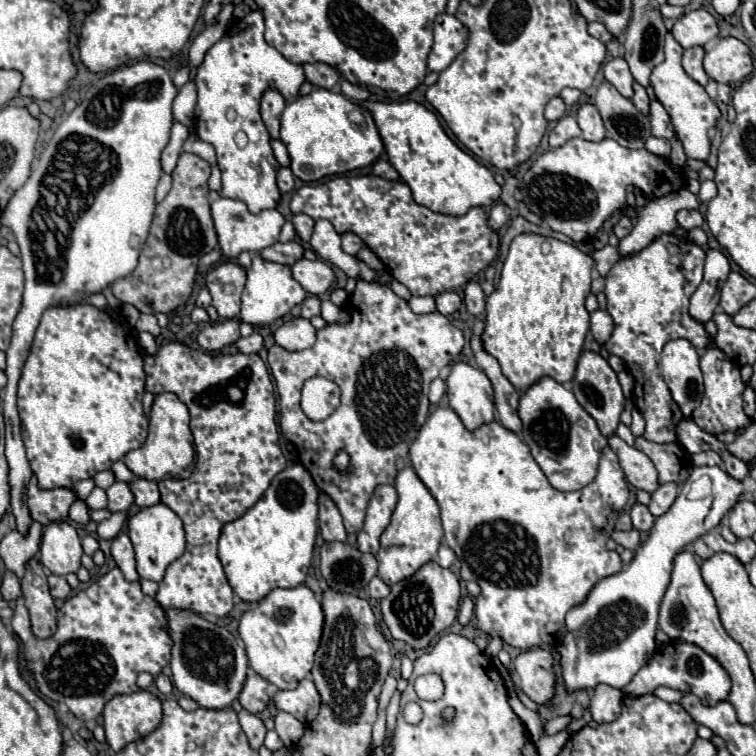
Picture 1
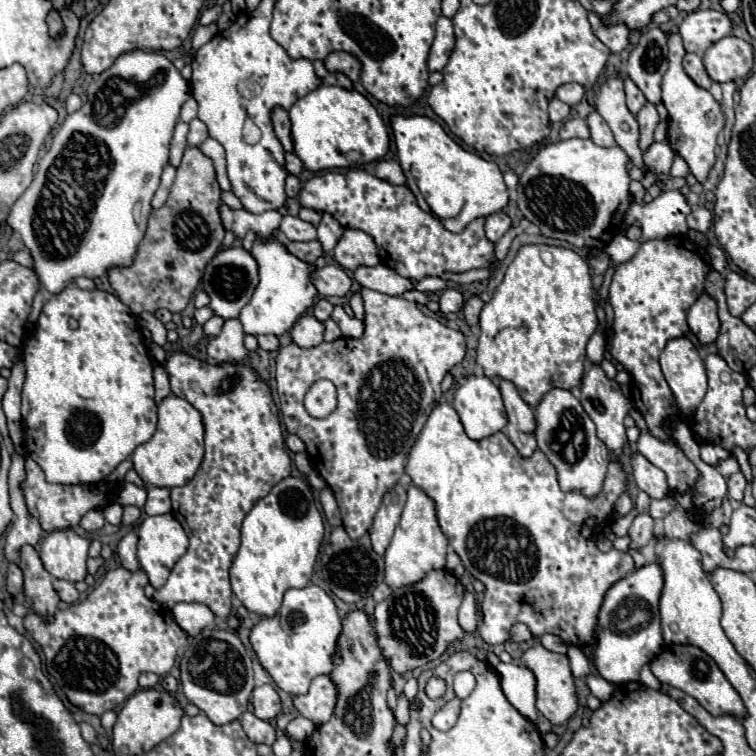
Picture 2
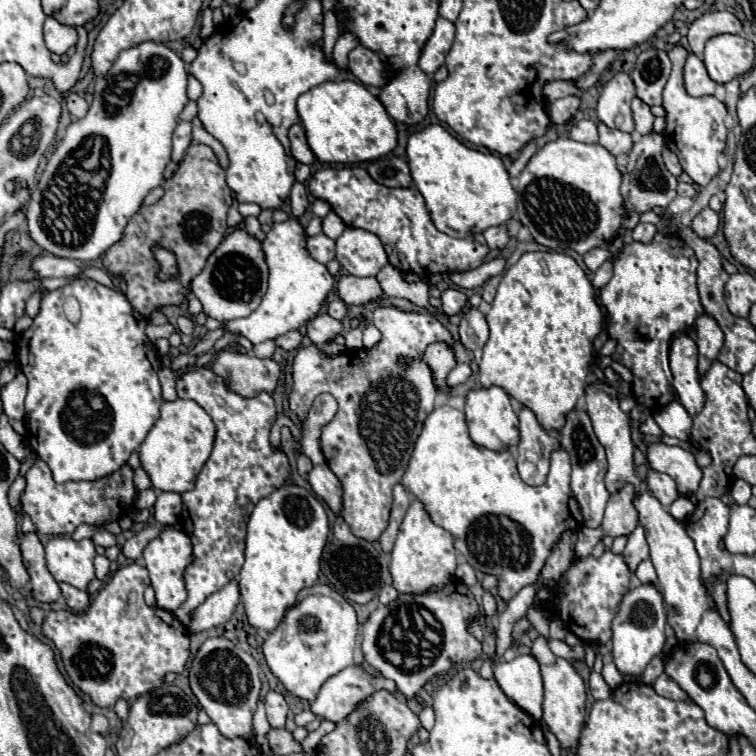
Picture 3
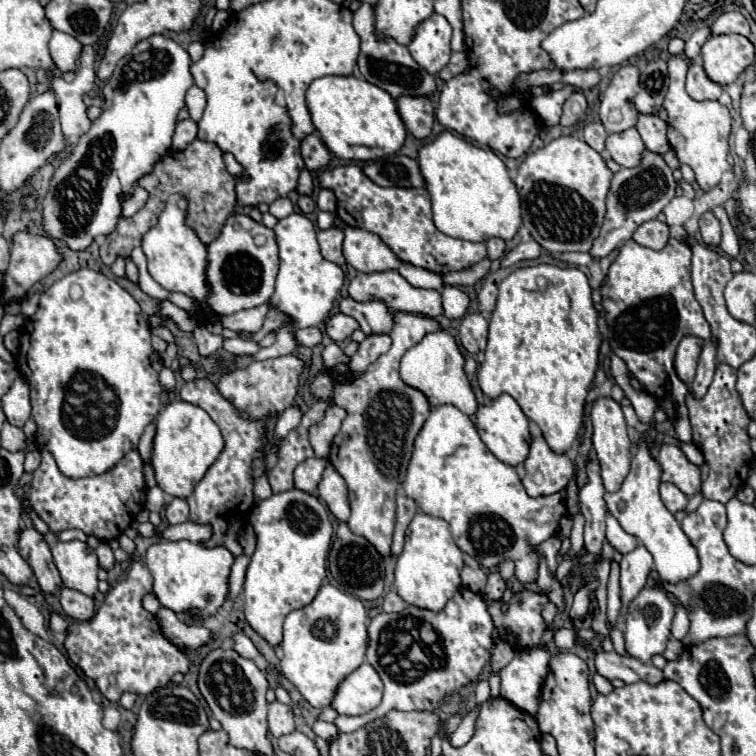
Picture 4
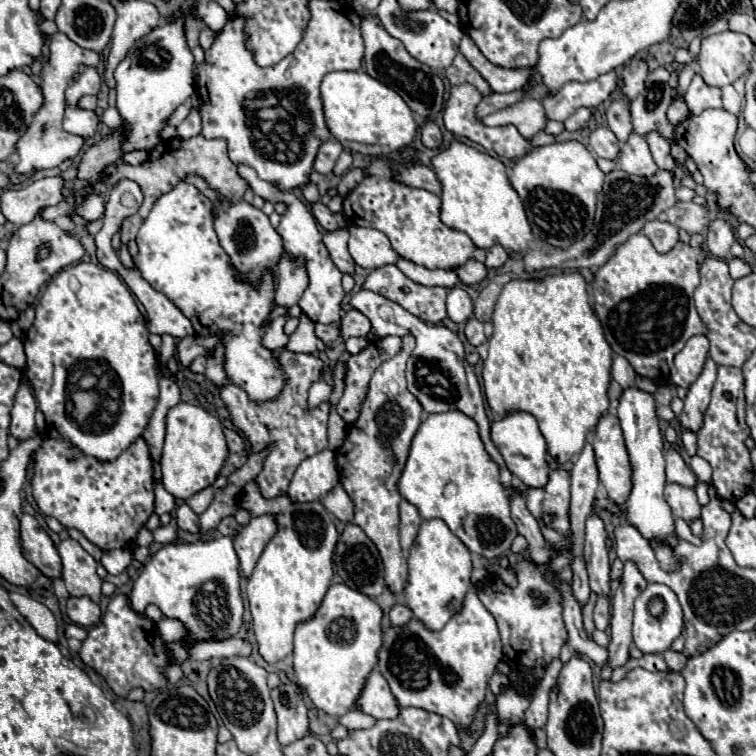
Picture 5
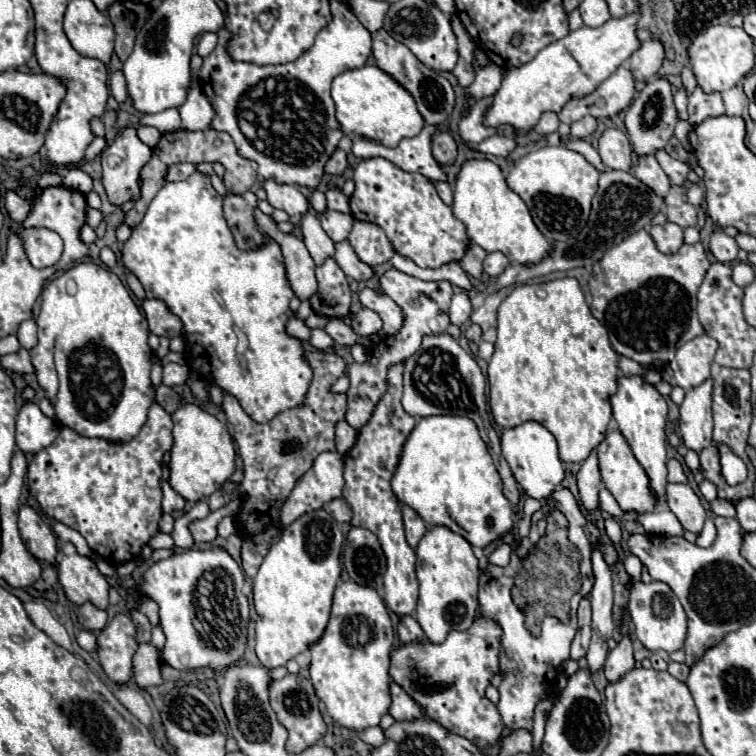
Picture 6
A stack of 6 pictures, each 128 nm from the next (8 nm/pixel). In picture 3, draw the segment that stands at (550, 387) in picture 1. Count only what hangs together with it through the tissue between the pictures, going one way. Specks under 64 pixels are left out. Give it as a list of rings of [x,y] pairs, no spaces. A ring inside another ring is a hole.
[[[574,408],[566,414],[566,422],[564,426],[558,430],[558,438],[560,438],[560,446],[564,452],[568,452],[570,456],[570,464],[572,464],[572,476],[570,476],[570,488],[574,498],[580,504],[580,510],[584,514],[584,524],[588,528],[598,528],[602,524],[602,516],[604,516],[604,508],[606,502],[610,498],[606,486],[604,486],[604,474],[608,470],[606,464],[606,456],[604,456],[604,448],[598,442],[590,418],[584,410]]]

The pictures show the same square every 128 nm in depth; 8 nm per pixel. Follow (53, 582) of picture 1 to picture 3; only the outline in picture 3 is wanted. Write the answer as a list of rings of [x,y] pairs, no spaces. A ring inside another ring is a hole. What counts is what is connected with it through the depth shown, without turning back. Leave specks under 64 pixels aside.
[[[60,584],[60,590],[62,590],[62,596],[66,598],[66,604],[72,610],[78,610],[80,612],[80,610],[84,610],[90,604],[88,594],[84,590],[78,590],[78,588],[70,586],[70,584]]]

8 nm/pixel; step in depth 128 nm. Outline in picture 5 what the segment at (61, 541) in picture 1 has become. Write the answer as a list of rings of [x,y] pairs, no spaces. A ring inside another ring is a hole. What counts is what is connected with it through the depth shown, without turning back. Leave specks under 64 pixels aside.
[[[72,538],[58,544],[58,554],[62,558],[62,580],[70,596],[88,596],[98,602],[102,596],[102,578],[96,574],[98,562]]]

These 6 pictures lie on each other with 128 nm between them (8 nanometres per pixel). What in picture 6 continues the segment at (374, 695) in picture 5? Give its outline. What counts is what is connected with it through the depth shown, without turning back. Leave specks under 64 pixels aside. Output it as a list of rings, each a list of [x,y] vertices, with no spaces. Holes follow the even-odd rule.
[[[390,682],[390,708],[388,714],[394,720],[414,720],[416,716],[422,716],[420,708],[416,708],[416,704],[412,704],[412,698],[396,684]]]

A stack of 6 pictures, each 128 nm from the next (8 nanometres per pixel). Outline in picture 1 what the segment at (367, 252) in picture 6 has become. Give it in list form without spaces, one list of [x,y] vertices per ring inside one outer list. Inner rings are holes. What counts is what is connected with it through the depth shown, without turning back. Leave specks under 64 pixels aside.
[[[352,232],[342,234],[342,250],[344,250],[346,254],[356,254],[362,246],[364,246],[364,244],[362,244],[362,240],[360,240],[356,234],[352,234]]]

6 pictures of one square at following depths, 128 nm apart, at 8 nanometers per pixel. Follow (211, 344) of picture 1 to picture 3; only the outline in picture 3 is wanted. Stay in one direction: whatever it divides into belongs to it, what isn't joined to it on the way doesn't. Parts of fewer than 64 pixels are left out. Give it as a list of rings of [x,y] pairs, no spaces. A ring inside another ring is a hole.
[[[220,350],[212,360],[212,370],[240,396],[252,398],[260,392],[274,392],[280,366],[270,358],[256,358],[238,350]]]

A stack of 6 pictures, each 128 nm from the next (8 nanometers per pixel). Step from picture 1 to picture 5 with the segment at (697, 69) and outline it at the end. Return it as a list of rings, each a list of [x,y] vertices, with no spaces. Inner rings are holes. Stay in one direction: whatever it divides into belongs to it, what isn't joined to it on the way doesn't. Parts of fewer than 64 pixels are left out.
[[[694,74],[684,102],[690,108],[690,114],[700,114],[706,108],[722,108],[722,94],[720,88],[708,86],[700,74]]]

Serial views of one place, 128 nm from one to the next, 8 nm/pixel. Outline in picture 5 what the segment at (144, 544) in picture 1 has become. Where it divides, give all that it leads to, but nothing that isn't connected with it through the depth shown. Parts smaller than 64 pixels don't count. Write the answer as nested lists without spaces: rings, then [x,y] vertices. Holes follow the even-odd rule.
[[[216,536],[210,542],[196,542],[196,544],[174,542],[174,544],[162,546],[156,554],[150,556],[150,560],[144,566],[144,572],[134,582],[134,588],[130,594],[130,604],[134,610],[146,608],[148,604],[156,604],[164,616],[178,618],[186,624],[190,640],[228,638],[228,636],[238,634],[238,628],[242,624],[242,612],[244,612],[238,578],[240,578],[240,566],[238,566],[238,556],[232,546],[232,538]]]

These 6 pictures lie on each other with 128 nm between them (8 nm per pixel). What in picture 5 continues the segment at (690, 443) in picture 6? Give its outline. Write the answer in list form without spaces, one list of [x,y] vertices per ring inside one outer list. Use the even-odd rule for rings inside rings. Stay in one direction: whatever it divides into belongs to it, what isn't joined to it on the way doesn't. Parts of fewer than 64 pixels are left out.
[[[706,358],[702,374],[688,388],[688,396],[684,398],[684,410],[678,418],[684,428],[694,432],[700,428],[700,420],[704,418],[704,408],[708,408],[708,396],[712,392],[714,382],[716,382],[716,362],[712,358]]]

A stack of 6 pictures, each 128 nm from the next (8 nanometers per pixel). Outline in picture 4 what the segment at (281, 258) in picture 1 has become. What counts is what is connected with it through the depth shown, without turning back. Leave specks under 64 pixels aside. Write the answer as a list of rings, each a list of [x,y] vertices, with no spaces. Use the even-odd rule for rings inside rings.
[[[330,228],[330,230],[318,232],[318,244],[320,244],[322,256],[338,266],[346,264],[346,260],[342,256],[342,240],[344,240],[344,232],[340,228]]]

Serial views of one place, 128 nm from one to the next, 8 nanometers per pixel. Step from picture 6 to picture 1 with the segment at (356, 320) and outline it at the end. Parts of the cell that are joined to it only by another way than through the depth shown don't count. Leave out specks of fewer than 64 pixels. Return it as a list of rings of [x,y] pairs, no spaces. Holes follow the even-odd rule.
[[[292,318],[276,328],[274,340],[288,352],[310,348],[316,342],[316,328],[304,318]]]

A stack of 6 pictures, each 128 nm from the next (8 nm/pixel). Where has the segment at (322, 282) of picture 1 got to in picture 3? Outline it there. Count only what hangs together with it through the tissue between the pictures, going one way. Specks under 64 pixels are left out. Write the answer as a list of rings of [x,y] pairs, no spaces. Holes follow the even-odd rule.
[[[340,276],[336,282],[336,290],[340,300],[346,304],[368,304],[370,300],[378,300],[382,296],[382,288],[376,278],[358,278],[358,276]]]

